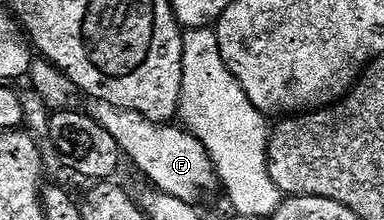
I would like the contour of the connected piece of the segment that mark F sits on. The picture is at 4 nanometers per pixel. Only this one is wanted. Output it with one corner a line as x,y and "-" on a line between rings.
101,100
91,105
90,114
118,142
121,153
128,156
144,171
145,176
158,192
165,192
179,200
196,202
196,199
211,186
216,184
218,175
216,167
208,156
207,149
197,136
183,127
173,126
168,122
148,120
142,114
125,108
115,108

